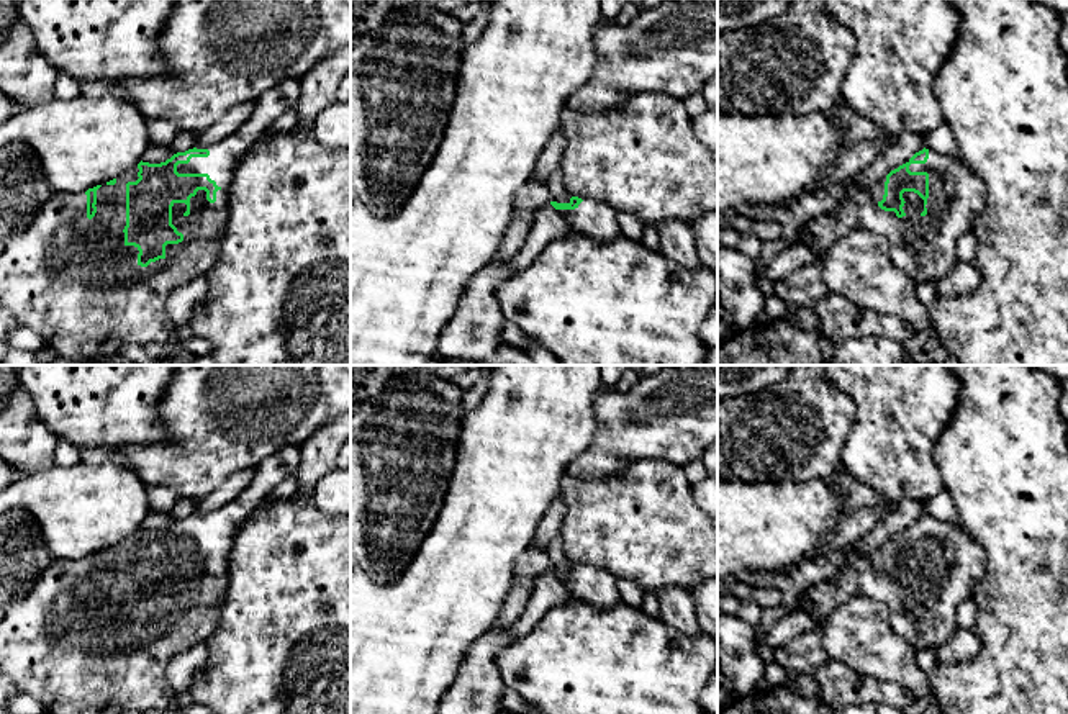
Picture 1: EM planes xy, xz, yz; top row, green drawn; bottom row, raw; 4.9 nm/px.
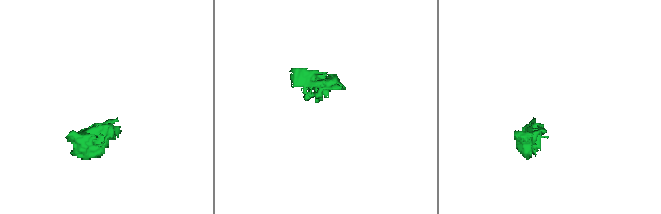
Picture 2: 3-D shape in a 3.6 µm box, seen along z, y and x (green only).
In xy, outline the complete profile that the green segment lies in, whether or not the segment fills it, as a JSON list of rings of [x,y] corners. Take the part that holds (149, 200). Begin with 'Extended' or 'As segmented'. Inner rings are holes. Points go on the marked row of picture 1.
Extended. [[[287,79],[256,100],[252,115],[234,134],[211,144],[210,147],[193,147],[185,152],[177,152],[161,164],[149,164],[141,160],[136,167],[129,169],[121,177],[88,188],[84,193],[54,193],[54,197],[41,208],[33,223],[26,228],[26,231],[15,237],[0,255],[0,308],[8,310],[15,316],[18,326],[28,328],[41,336],[44,347],[52,355],[59,359],[87,362],[88,365],[95,362],[105,362],[110,357],[118,355],[118,349],[126,342],[134,342],[139,346],[149,342],[170,342],[172,336],[177,332],[177,328],[165,308],[165,303],[174,290],[192,282],[195,277],[206,273],[218,260],[228,221],[228,198],[236,162],[278,116],[296,105],[300,93],[301,79]]]

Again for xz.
Extended. [[[572,197],[568,203],[550,201],[567,221],[572,236],[591,237],[596,242],[621,236],[618,211],[608,203]]]

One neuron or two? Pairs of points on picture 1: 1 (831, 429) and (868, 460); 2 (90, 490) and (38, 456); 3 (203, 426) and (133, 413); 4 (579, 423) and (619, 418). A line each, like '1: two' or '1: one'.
1: two
2: two
3: two
4: two

